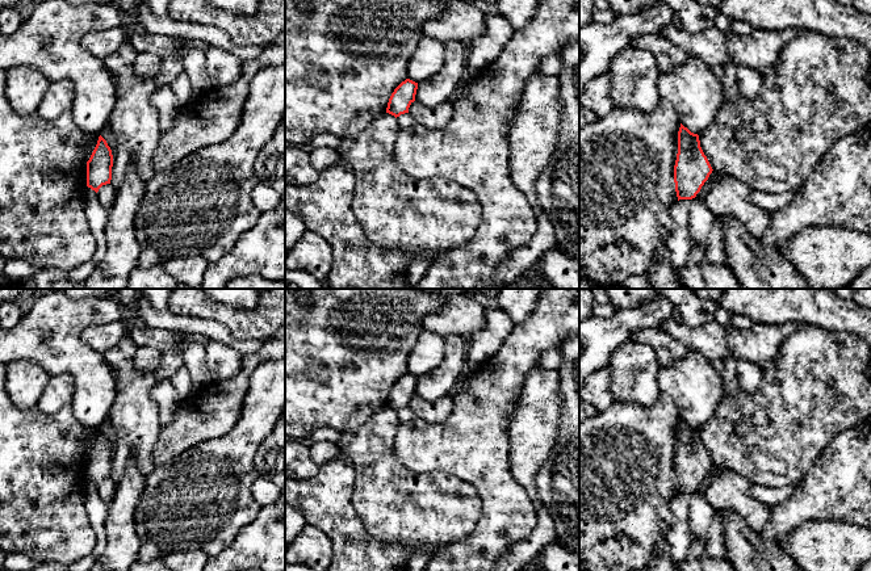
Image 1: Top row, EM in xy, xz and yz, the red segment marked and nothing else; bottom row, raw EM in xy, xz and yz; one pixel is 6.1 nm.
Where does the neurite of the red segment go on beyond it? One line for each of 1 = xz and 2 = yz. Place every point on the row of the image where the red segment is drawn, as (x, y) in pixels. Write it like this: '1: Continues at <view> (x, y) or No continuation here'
1: No continuation here
2: No continuation here

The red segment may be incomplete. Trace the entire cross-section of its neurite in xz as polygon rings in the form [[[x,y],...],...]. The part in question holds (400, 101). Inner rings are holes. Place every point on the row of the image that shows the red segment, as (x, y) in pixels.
[[[410,79],[402,81],[391,93],[386,113],[394,116],[395,118],[401,114],[409,113],[410,105],[415,101],[416,89],[418,83]]]

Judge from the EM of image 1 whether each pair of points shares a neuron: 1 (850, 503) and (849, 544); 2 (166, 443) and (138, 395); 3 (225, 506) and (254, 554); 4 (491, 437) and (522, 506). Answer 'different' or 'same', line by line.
1: different
2: different
3: different
4: same

